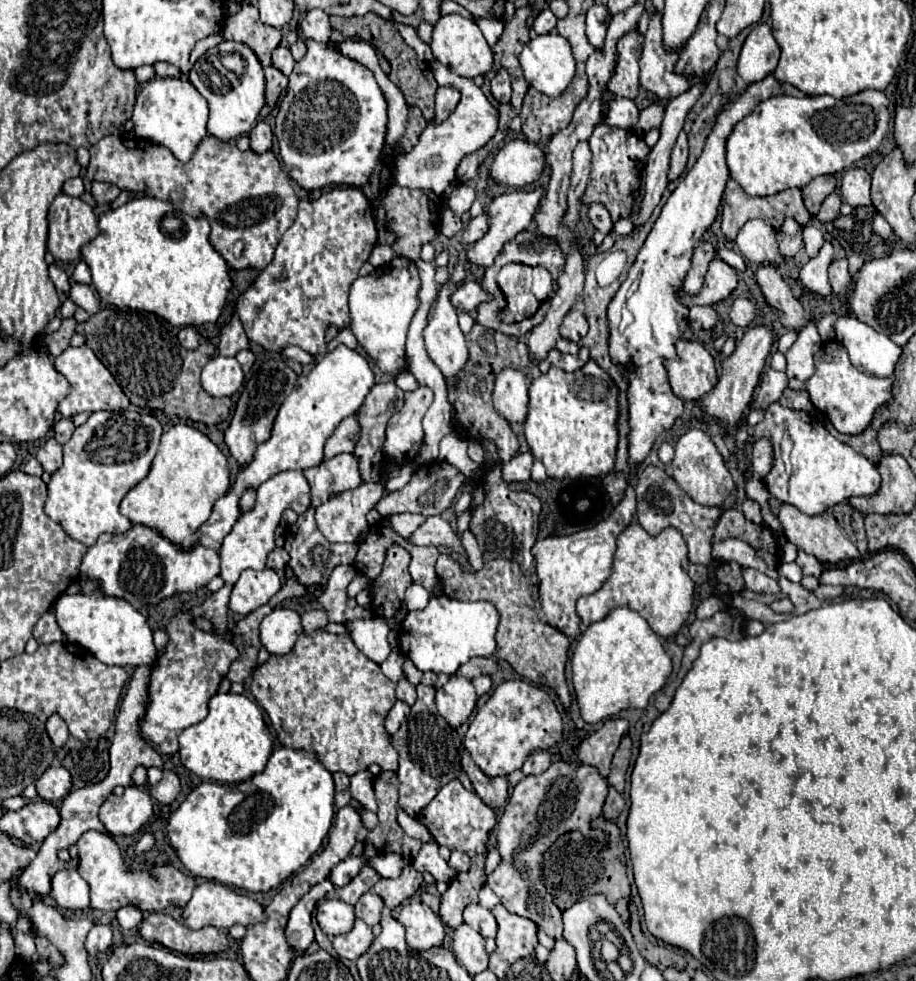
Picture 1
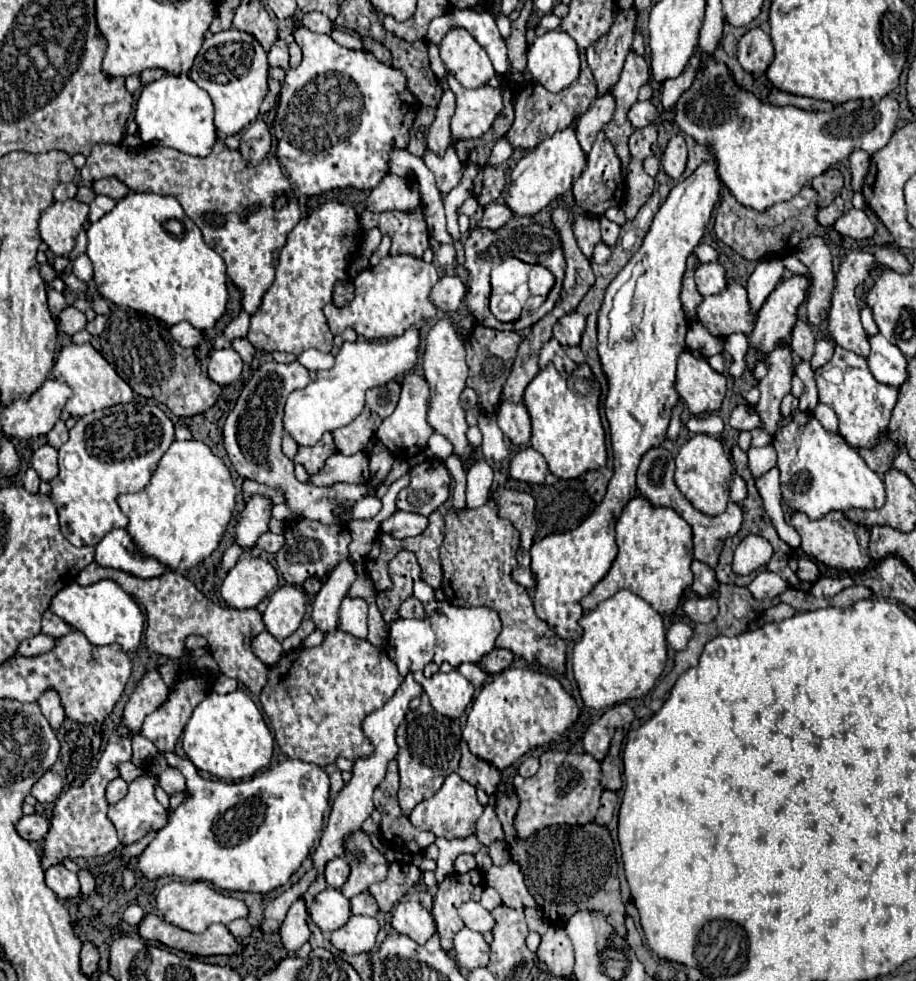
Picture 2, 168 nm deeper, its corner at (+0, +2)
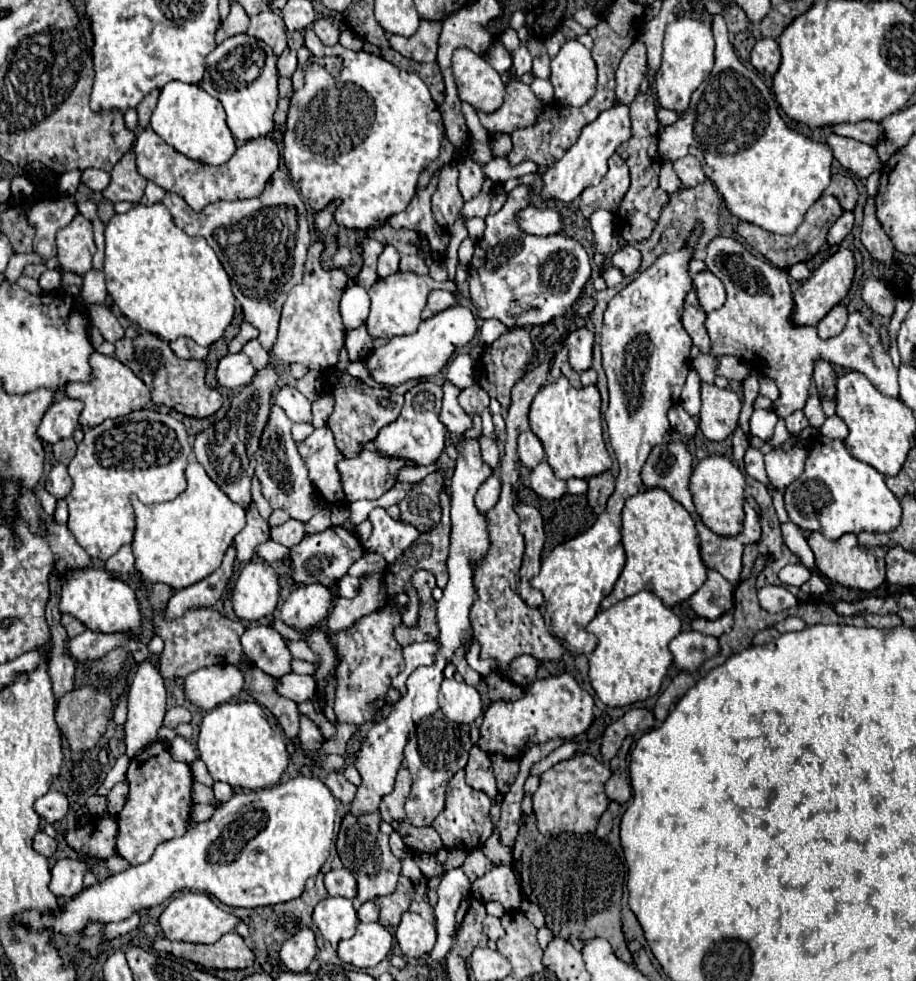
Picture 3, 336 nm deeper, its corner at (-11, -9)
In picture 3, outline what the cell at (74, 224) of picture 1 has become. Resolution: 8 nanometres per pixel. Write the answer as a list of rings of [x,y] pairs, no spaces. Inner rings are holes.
[[[78,213],[70,225],[56,233],[56,247],[60,267],[64,271],[84,275],[92,269],[92,255],[96,253],[92,223]]]

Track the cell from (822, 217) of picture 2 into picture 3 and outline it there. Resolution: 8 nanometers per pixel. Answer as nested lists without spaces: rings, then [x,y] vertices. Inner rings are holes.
[[[846,211],[828,231],[828,245],[840,245],[844,241],[844,237],[852,231],[854,225],[854,215],[850,211]]]

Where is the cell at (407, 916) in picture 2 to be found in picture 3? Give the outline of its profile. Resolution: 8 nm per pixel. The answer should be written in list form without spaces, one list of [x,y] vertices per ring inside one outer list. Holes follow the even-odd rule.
[[[406,911],[396,929],[396,941],[406,957],[422,957],[434,949],[436,927],[434,923],[422,919],[418,913]]]

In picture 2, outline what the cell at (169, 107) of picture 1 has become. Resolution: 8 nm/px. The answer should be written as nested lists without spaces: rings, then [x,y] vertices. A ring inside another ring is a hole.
[[[187,74],[163,76],[161,80],[143,86],[135,106],[135,122],[143,142],[157,142],[191,156],[207,156],[217,138],[211,98],[205,90],[193,84]]]

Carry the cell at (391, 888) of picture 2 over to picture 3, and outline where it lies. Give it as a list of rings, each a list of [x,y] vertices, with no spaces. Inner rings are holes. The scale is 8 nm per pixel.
[[[404,875],[398,879],[398,887],[392,895],[386,897],[378,897],[376,905],[380,907],[380,923],[388,929],[396,929],[400,923],[400,917],[404,911],[408,911],[410,907],[410,899],[414,893],[414,885],[410,879],[406,879]]]

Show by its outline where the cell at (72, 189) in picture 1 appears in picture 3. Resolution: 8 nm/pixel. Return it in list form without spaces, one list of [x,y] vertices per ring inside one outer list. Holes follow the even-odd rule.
[[[42,199],[32,203],[28,211],[28,223],[34,227],[34,253],[44,261],[56,255],[54,235],[58,229],[66,227],[78,213],[74,203],[62,199]]]

